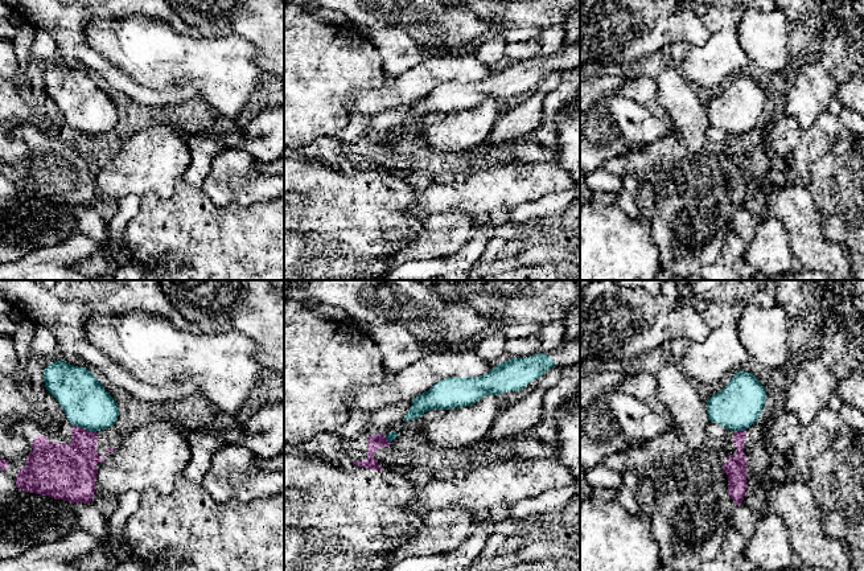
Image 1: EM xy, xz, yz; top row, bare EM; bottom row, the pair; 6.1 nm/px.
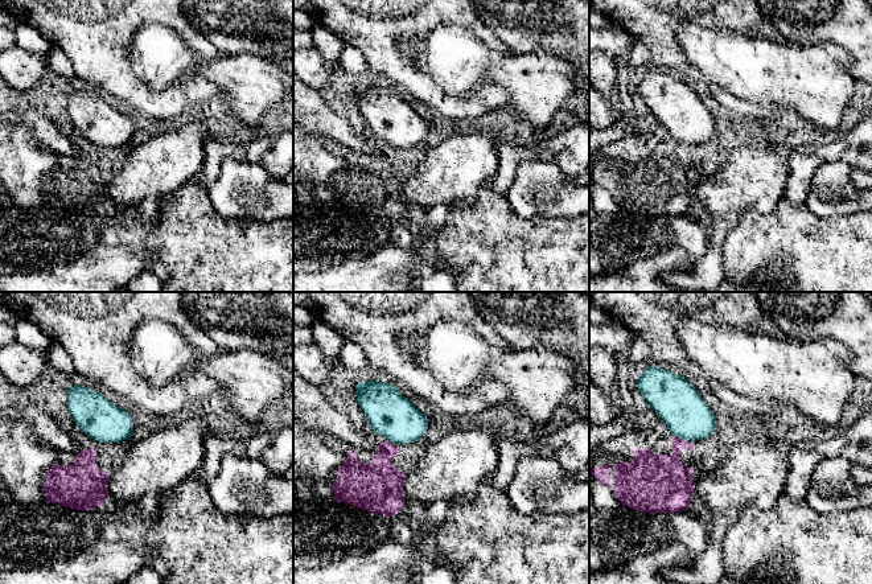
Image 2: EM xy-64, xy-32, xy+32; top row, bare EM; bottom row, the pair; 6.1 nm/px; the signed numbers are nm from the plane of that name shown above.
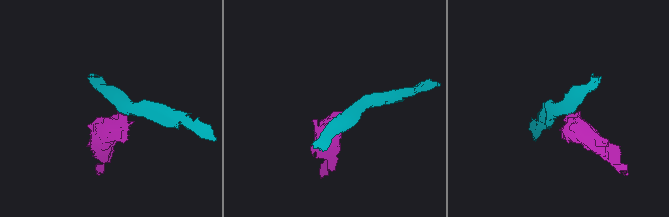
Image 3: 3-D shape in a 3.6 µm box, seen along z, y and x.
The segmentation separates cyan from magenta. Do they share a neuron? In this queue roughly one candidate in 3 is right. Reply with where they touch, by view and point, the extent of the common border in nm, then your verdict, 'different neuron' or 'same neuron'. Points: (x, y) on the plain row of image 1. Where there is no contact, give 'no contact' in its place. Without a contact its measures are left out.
xy (85, 132) | 160 nm | different neuron

